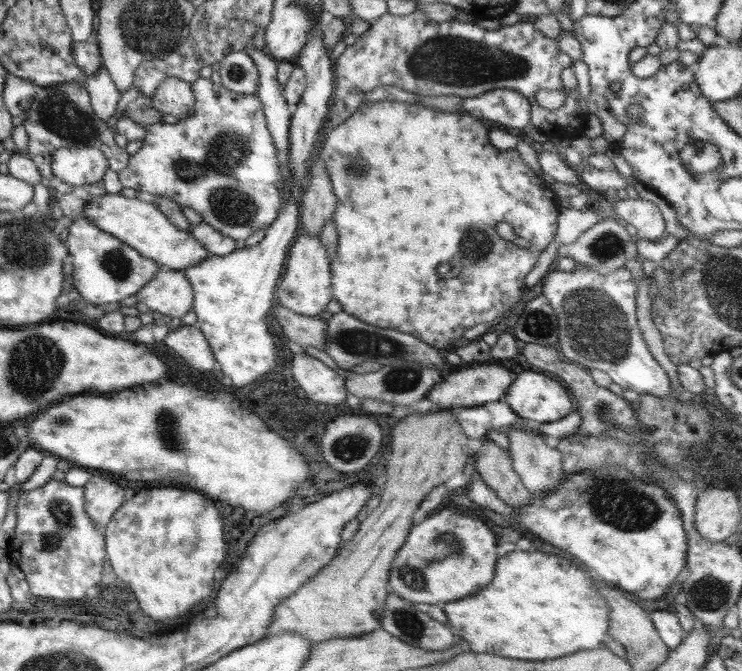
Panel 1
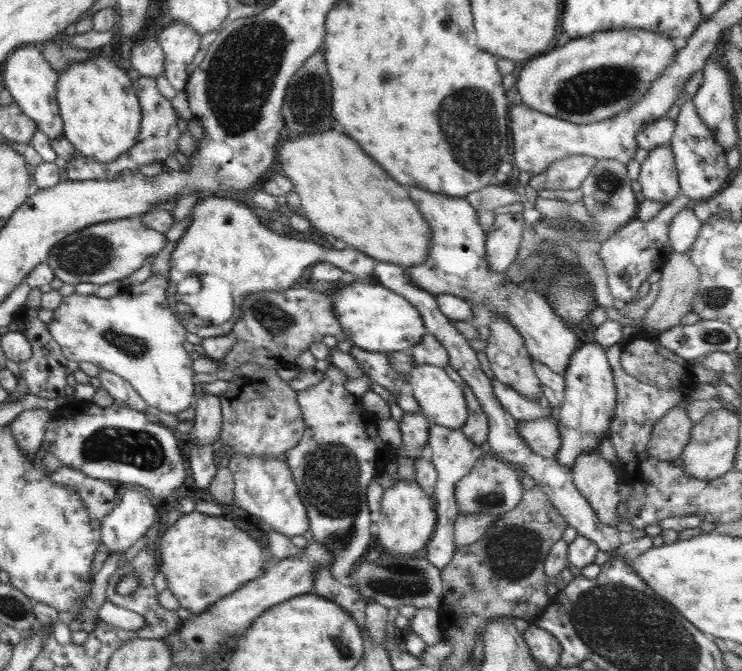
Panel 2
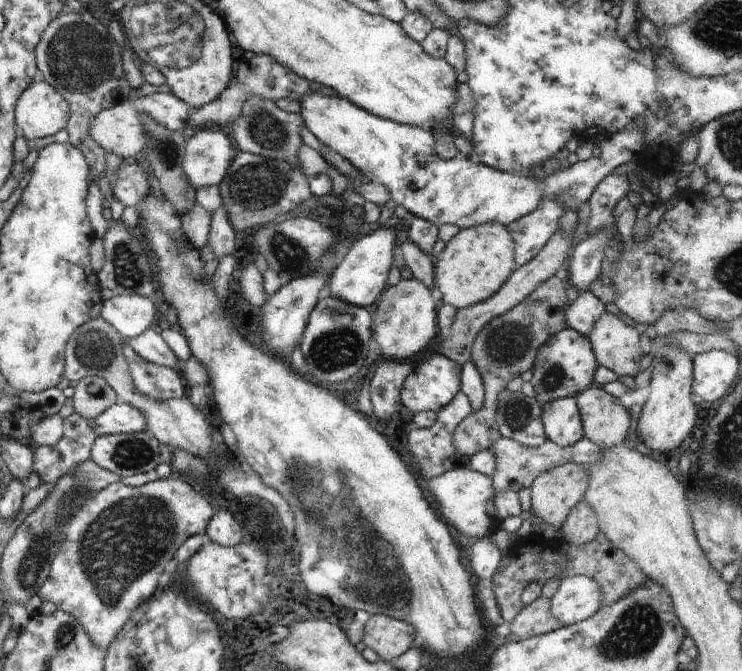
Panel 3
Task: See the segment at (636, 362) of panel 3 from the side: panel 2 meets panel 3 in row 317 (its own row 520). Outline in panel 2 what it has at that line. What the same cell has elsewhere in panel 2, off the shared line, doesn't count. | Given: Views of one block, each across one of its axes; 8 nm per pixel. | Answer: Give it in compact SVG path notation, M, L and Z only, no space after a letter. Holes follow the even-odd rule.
M584 450L577 456L576 461L574 461L574 467L572 467L571 470L573 474L573 482L576 485L576 488L580 491L580 494L583 494L584 498L589 501L590 506L592 506L592 509L596 512L596 515L603 524L616 527L618 523L616 507L621 501L620 496L618 495L620 478L614 472L612 463L604 459L597 450Z

